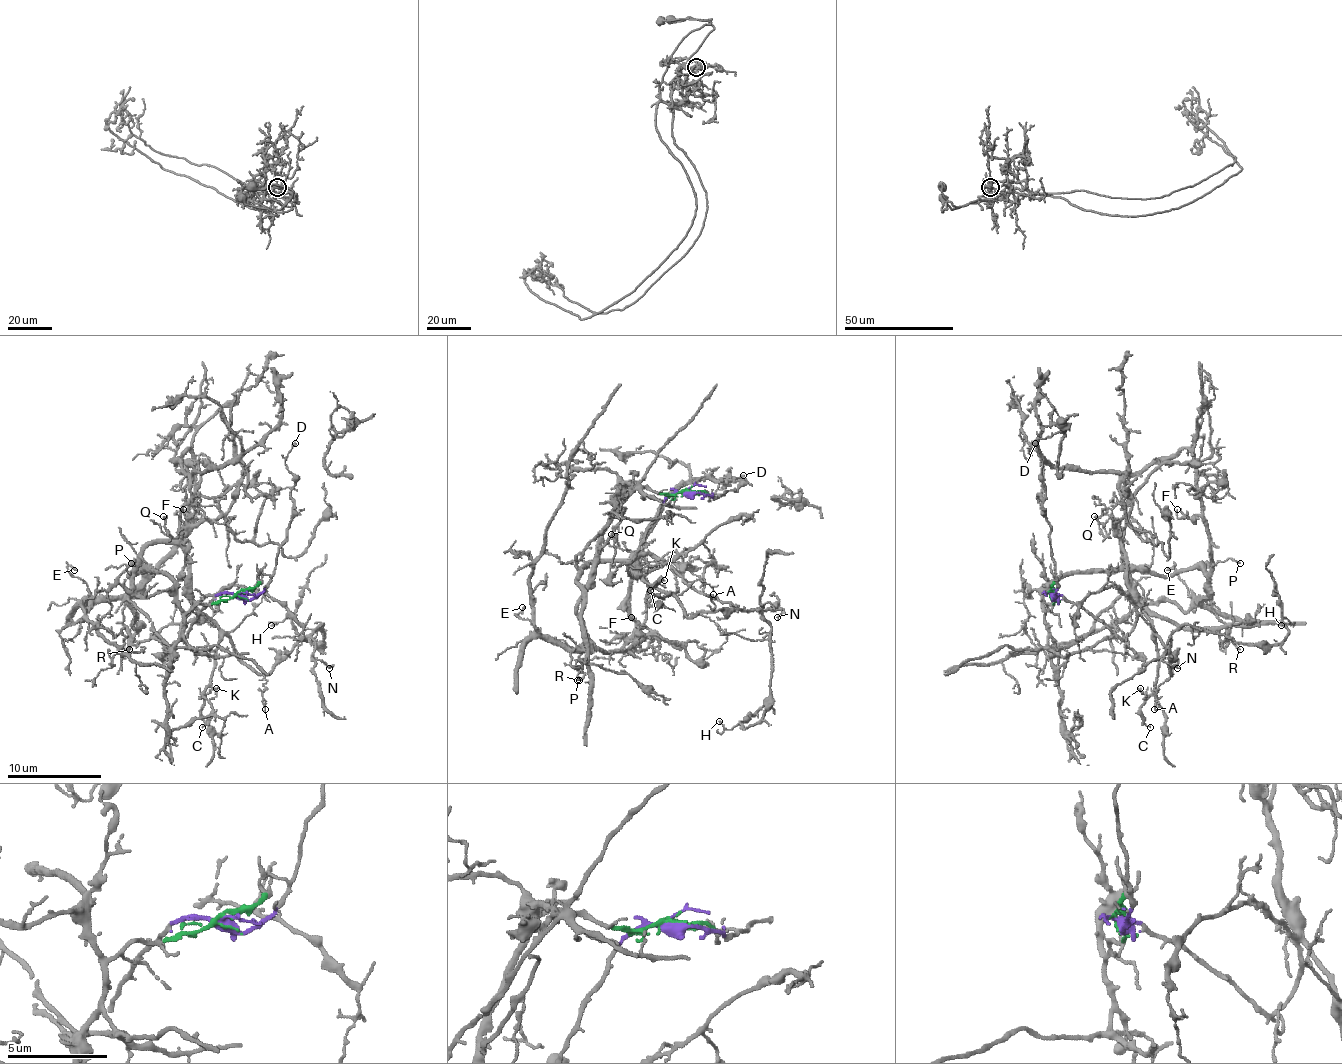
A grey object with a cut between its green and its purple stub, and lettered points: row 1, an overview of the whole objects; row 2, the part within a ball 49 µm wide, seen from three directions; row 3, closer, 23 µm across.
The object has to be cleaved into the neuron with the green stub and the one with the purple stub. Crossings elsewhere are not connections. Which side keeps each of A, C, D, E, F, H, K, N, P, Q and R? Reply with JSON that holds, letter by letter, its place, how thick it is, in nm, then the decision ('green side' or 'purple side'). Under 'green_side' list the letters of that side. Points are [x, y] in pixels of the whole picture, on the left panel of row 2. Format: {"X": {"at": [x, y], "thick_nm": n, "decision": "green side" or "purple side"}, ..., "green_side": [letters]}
{"A": {"at": [265, 709], "thick_nm": 110, "decision": "purple side"}, "C": {"at": [202, 727], "thick_nm": 80, "decision": "purple side"}, "D": {"at": [295, 443], "thick_nm": 110, "decision": "purple side"}, "E": {"at": [74, 570], "thick_nm": 150, "decision": "green side"}, "F": {"at": [183, 509], "thick_nm": 90, "decision": "green side"}, "H": {"at": [271, 625], "thick_nm": 70, "decision": "purple side"}, "K": {"at": [216, 688], "thick_nm": 100, "decision": "purple side"}, "N": {"at": [329, 668], "thick_nm": 110, "decision": "purple side"}, "P": {"at": [131, 563], "thick_nm": 130, "decision": "green side"}, "Q": {"at": [163, 516], "thick_nm": 150, "decision": "purple side"}, "R": {"at": [129, 649], "thick_nm": 110, "decision": "green side"}, "green_side": ["E", "F", "P", "R"]}

